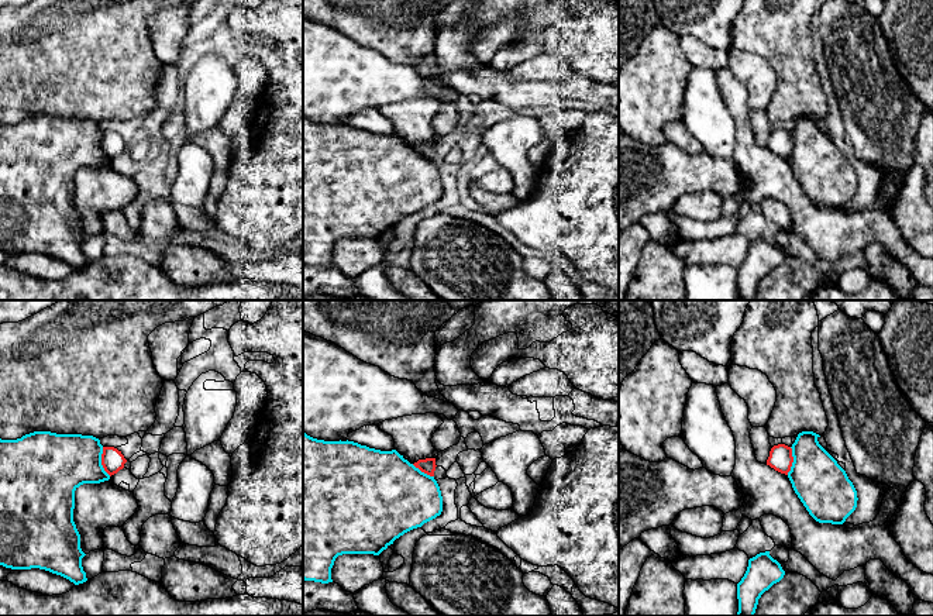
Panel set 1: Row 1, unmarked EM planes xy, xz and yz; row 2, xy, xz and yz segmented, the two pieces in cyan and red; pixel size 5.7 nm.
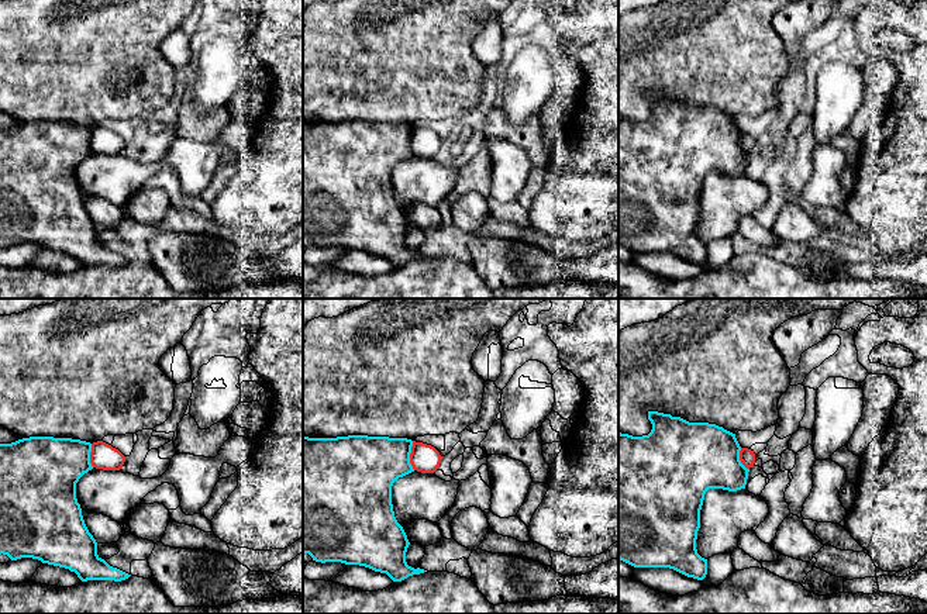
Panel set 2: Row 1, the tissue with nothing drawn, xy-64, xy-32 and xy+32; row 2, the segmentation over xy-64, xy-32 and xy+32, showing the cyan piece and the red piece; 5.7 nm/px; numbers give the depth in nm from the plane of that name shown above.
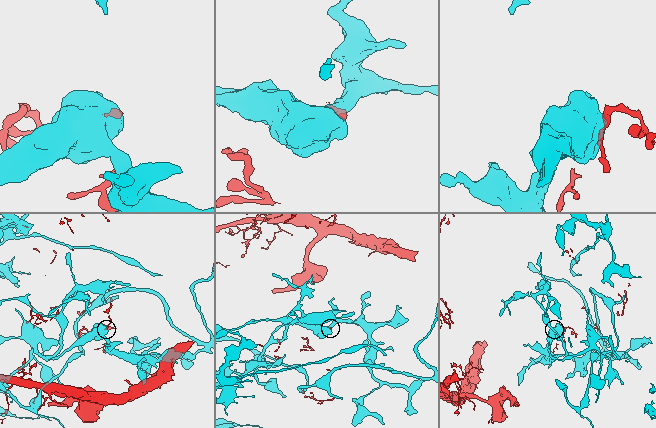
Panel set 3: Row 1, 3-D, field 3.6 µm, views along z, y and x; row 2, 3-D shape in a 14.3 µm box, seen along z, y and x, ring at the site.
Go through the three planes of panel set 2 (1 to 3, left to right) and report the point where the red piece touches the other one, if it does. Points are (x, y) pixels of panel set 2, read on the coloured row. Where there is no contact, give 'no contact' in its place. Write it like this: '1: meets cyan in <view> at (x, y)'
1: meets cyan in xy-64 at (89, 455)
2: meets cyan in xy-32 at (409, 455)
3: meets cyan in xy+32 at (738, 459)

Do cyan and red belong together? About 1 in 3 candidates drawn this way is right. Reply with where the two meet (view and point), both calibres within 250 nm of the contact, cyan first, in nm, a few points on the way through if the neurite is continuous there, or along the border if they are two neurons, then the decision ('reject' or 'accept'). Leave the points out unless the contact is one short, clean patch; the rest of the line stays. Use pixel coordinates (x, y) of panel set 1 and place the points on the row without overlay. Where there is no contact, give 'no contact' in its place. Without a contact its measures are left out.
xy (100, 145) | 360/130 nm | along xy (102, 131), (102, 151), (110, 159) | reject

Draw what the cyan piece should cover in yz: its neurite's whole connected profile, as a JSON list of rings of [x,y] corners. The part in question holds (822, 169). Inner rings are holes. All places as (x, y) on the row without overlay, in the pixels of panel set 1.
[[[802,116],[792,128],[793,147],[788,162],[792,172],[809,199],[819,207],[843,209],[857,192],[857,175],[846,155],[819,128],[820,120],[813,116]]]

